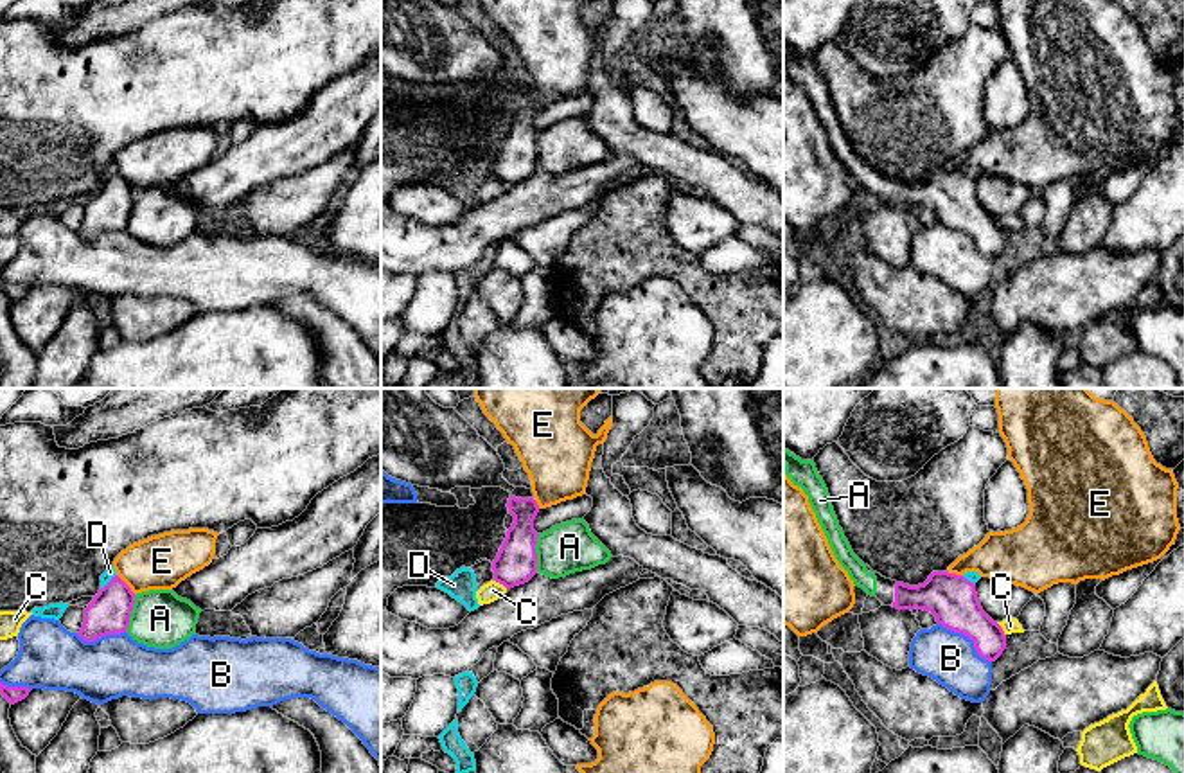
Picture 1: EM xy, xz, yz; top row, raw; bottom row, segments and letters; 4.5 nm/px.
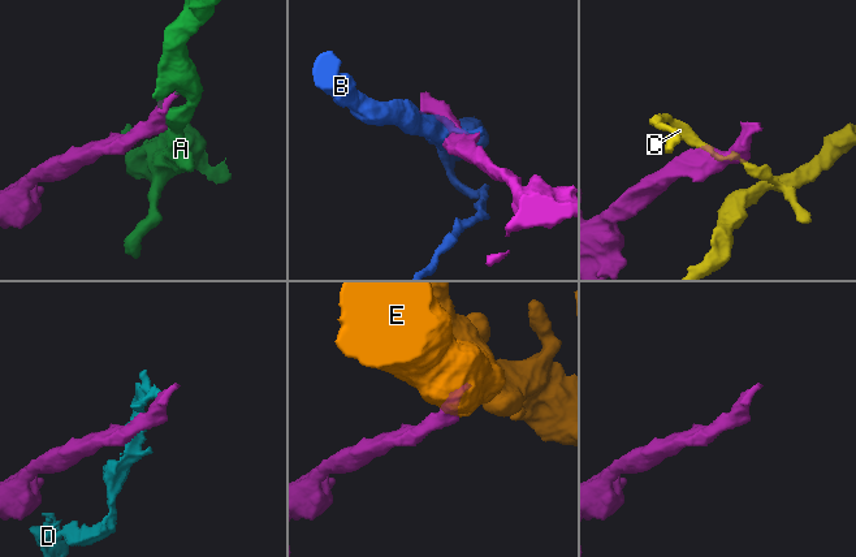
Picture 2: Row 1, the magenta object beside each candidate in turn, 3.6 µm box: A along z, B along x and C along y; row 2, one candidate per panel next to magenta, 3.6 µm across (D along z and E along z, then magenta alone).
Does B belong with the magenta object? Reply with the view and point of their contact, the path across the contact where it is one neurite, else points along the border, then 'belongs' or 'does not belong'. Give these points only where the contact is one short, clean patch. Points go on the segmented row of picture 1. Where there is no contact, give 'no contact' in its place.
contact yz (967, 635); does not belong

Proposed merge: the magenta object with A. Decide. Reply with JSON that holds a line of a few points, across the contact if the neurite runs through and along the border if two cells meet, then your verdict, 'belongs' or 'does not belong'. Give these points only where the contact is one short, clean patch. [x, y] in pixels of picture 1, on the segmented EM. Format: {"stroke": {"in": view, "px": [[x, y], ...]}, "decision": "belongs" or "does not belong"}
{"decision": "belongs"}

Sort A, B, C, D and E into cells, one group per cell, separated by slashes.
A / B / C / D / E

